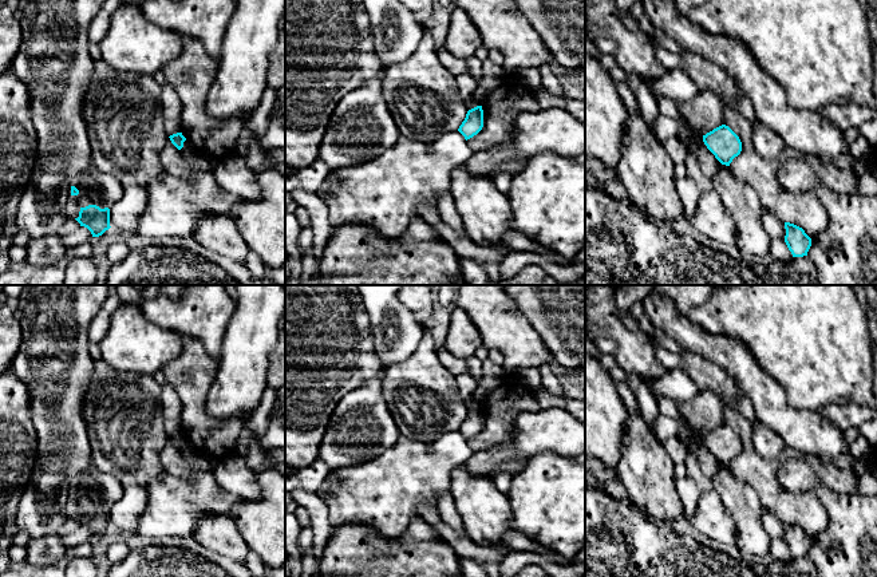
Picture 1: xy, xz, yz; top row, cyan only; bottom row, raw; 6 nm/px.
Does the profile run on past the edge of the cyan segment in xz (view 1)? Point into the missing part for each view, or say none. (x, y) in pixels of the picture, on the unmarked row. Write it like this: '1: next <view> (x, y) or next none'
1: next none

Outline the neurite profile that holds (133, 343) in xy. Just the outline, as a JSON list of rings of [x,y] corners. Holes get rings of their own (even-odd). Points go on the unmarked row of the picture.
[[[122,304],[99,347],[103,361],[114,369],[153,376],[181,355],[183,339],[147,320],[138,305]]]

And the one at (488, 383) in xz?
[[[483,376],[483,379],[478,382],[478,386],[473,394],[473,399],[478,403],[478,406],[485,403],[490,391],[497,388],[501,382],[502,379],[494,376]]]

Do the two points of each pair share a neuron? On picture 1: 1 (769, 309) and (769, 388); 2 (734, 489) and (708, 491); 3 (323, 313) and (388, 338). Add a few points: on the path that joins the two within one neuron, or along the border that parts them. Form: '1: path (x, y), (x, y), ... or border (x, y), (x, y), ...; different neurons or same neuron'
1: border (749, 352), (757, 364), (783, 390), (787, 402); different neurons
2: border (711, 481), (719, 500), (733, 517); different neurons
3: border (362, 301), (368, 316), (374, 348), (380, 362); different neurons

